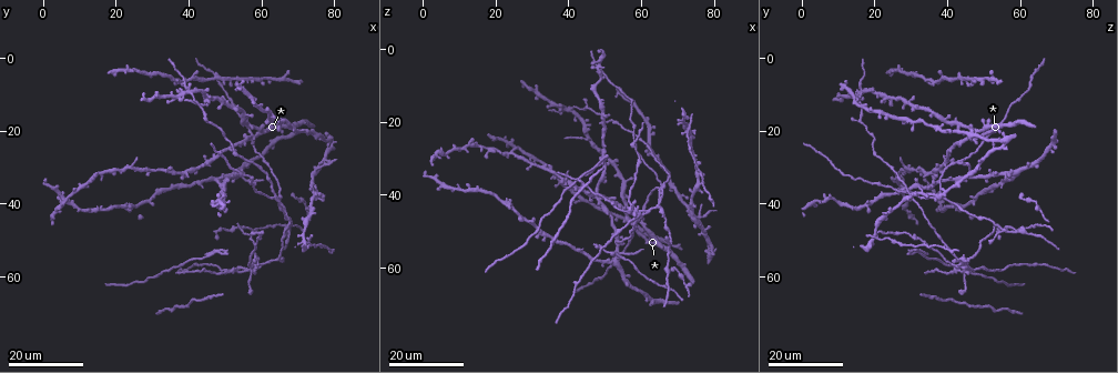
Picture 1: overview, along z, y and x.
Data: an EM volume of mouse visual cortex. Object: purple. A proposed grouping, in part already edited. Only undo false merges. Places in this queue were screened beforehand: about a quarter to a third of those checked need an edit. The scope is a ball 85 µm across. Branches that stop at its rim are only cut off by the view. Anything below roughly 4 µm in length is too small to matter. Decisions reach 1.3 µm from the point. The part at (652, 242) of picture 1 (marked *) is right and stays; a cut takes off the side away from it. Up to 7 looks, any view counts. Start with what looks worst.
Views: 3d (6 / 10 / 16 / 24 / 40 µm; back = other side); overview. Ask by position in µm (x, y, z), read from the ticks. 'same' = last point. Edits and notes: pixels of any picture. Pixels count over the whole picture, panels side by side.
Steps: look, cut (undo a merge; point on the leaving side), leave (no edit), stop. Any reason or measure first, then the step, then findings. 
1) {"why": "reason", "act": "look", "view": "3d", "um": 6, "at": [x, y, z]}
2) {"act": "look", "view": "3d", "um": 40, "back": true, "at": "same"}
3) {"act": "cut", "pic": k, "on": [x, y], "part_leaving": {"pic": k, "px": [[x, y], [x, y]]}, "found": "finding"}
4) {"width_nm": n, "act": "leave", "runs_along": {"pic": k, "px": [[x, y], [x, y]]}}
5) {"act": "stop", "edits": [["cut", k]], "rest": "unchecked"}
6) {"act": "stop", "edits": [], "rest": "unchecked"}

{"why": "thin arm on a thick one", "act": "look", "view": "3d", "um": 24, "at": [74.0, 31.5, 46.5]}

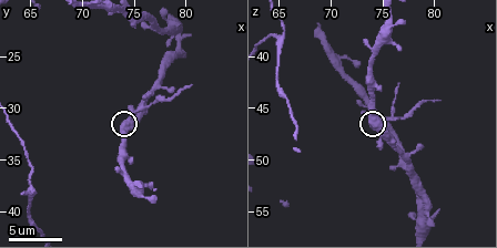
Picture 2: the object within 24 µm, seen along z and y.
{"act": "look", "view": "3d", "um": 10, "at": [74.2, 31.2, 46.0]}

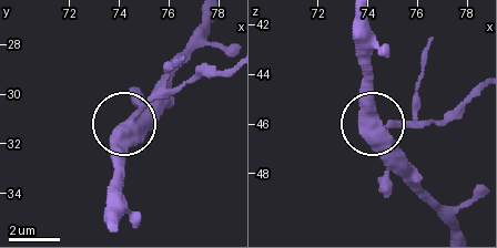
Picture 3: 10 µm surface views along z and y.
{"width_nm": 470, "act": "cut", "pic": 3, "on": [409, 124], "found": "a second neuron is stuck on"}

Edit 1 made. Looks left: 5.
{"why": "branch point", "act": "look", "view": "3d", "um": 16, "at": [67.0, 47.0, 55.0]}

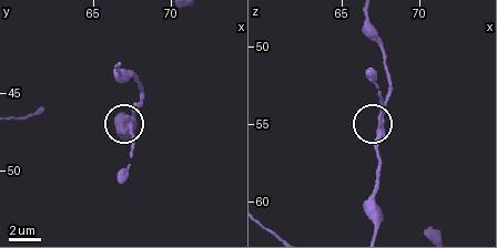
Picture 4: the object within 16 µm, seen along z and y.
{"why": "closer look", "act": "look", "view": "3d", "um": 10, "at": [67.6, 47.0, 55.4]}

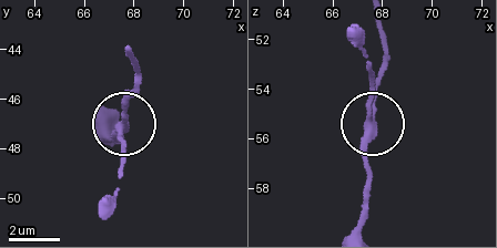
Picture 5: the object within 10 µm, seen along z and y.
{"act": "leave", "runs_along": {"pic": 5, "px": [[128, 48], [137, 59], [137, 75], [123, 113], [123, 162]]}, "found": "all the same neuron"}

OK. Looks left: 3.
{"why": "three arms meet", "act": "look", "view": "3d", "um": 24, "at": [58.5, 24.5, 49.0]}

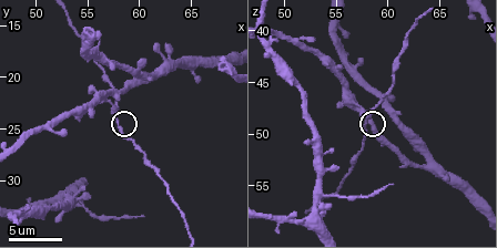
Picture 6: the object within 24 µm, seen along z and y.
{"act": "look", "view": "3d", "um": 6, "at": [57.6, 24.2, 48.6]}

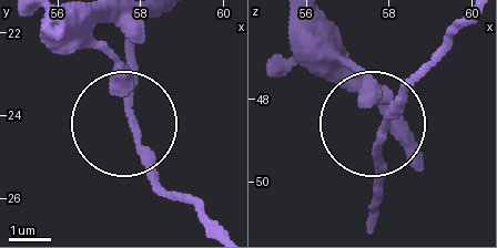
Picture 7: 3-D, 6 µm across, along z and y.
{"act": "leave", "runs_along": {"pic": 7, "px": [[102, 22], [95, 43], [134, 122], [134, 48]]}, "found": "one neuron here"}

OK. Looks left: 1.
{"act": "stop", "edits": [["cut", 3]], "rest": "unchecked"}

